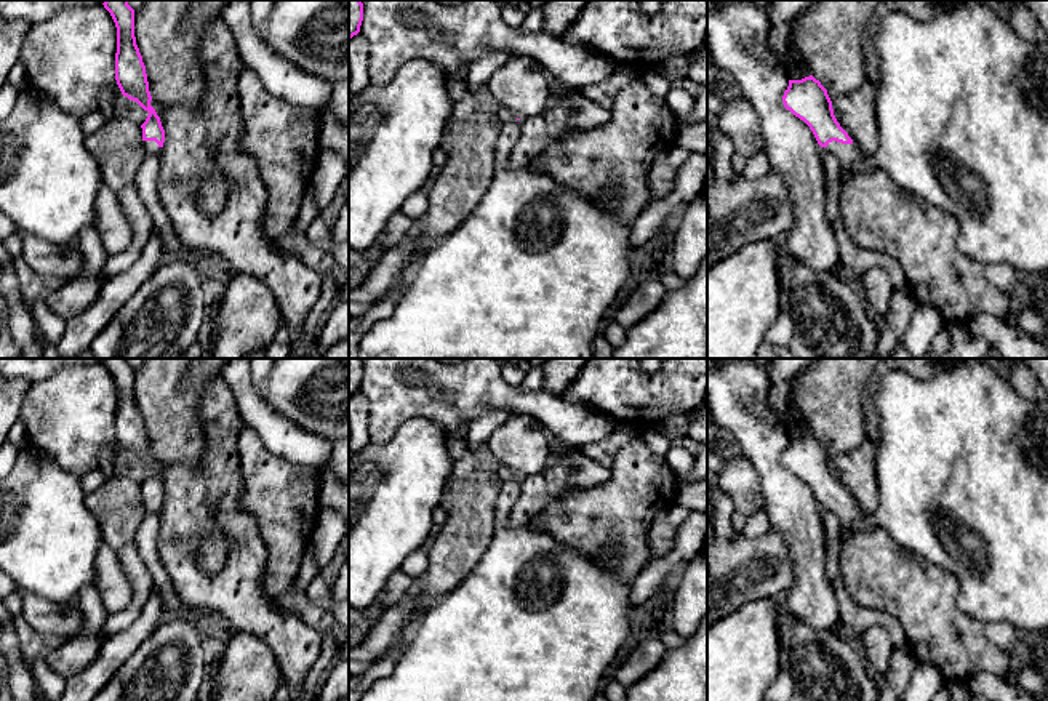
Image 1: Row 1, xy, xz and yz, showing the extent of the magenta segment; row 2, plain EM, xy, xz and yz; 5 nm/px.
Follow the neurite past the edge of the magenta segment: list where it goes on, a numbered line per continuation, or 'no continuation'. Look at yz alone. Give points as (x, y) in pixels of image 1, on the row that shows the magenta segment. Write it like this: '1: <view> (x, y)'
1: yz (962, 108)

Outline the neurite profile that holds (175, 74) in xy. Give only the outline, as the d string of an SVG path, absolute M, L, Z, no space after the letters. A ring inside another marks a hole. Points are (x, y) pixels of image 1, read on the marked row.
M144 0L134 11L134 37L149 91L165 106L194 106L205 93L198 45L230 0Z

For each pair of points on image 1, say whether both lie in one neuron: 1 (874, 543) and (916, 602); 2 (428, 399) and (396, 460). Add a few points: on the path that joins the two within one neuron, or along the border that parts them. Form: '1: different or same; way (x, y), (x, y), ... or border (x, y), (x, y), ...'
1: same; way (874, 557), (903, 588)
2: different; border (448, 437), (432, 421), (410, 418), (389, 440)

